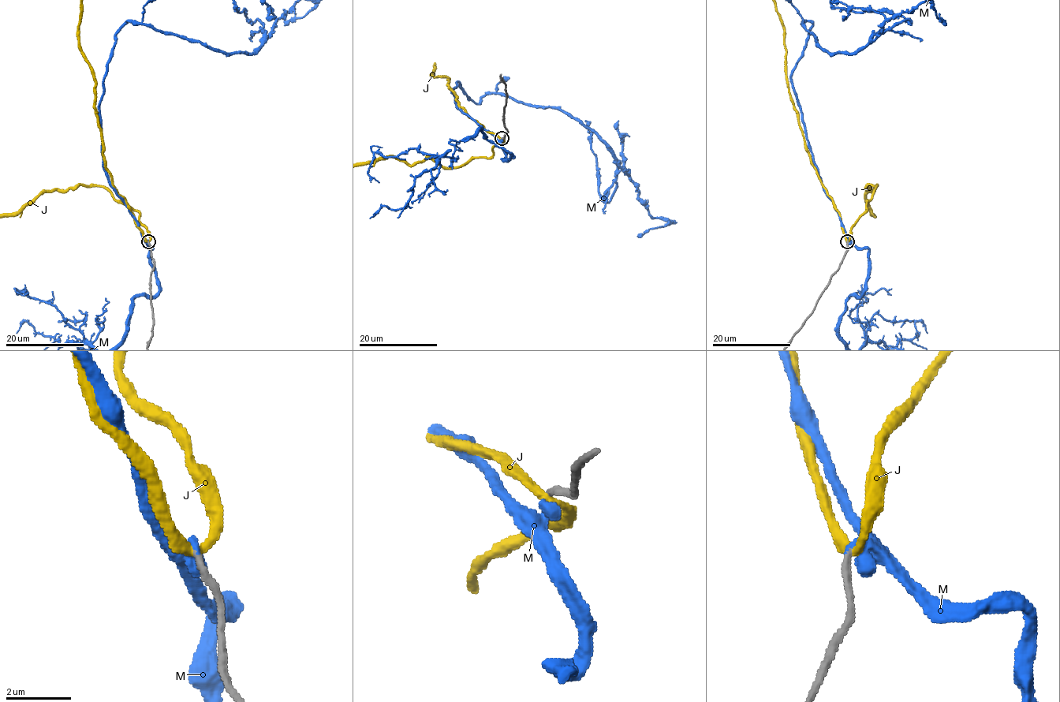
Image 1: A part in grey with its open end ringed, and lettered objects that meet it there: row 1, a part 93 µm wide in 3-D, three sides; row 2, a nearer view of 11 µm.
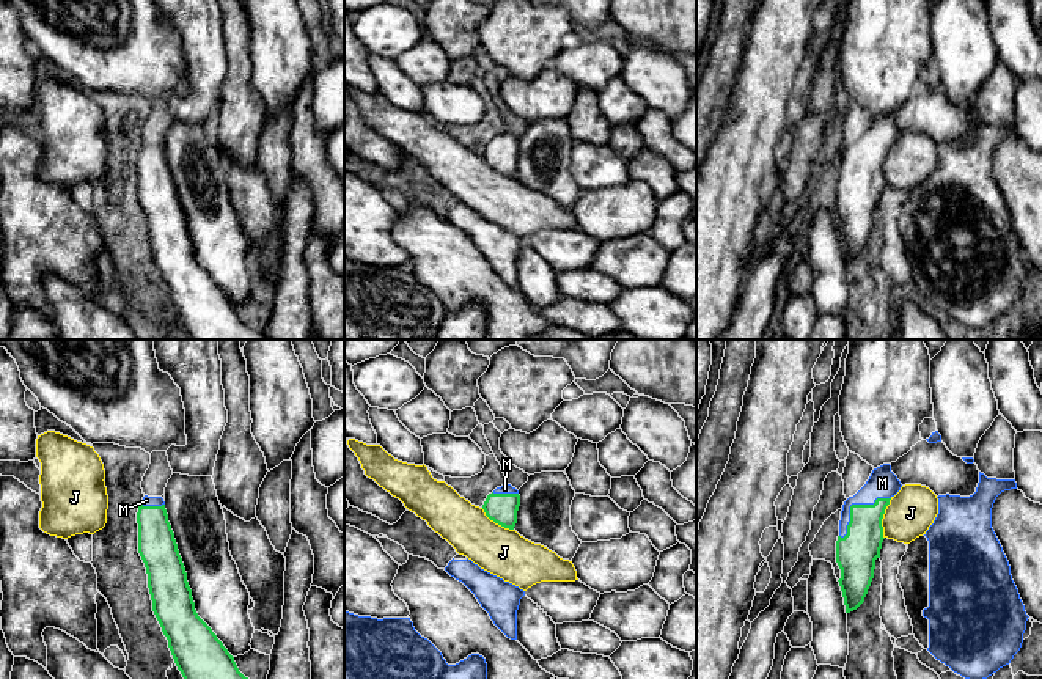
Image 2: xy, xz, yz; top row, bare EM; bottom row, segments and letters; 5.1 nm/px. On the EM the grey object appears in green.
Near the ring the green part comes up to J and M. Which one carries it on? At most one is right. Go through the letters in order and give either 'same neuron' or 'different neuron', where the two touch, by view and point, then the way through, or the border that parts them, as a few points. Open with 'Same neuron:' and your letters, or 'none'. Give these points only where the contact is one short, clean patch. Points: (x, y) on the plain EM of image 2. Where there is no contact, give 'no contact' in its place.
Same neuron: M
J: different neuron; meets green in yz at (882, 165); border along yz (891, 146), (882, 167), (884, 186)
M: same neuron; meets green in yz at (854, 153); runs through yz (857, 200), (854, 153), (882, 131)

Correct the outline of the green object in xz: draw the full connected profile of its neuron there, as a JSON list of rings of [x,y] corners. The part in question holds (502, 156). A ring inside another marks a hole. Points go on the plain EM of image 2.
[[[504,132],[487,143],[482,157],[486,163],[495,171],[514,178],[517,171],[519,154],[519,138],[511,132]]]

